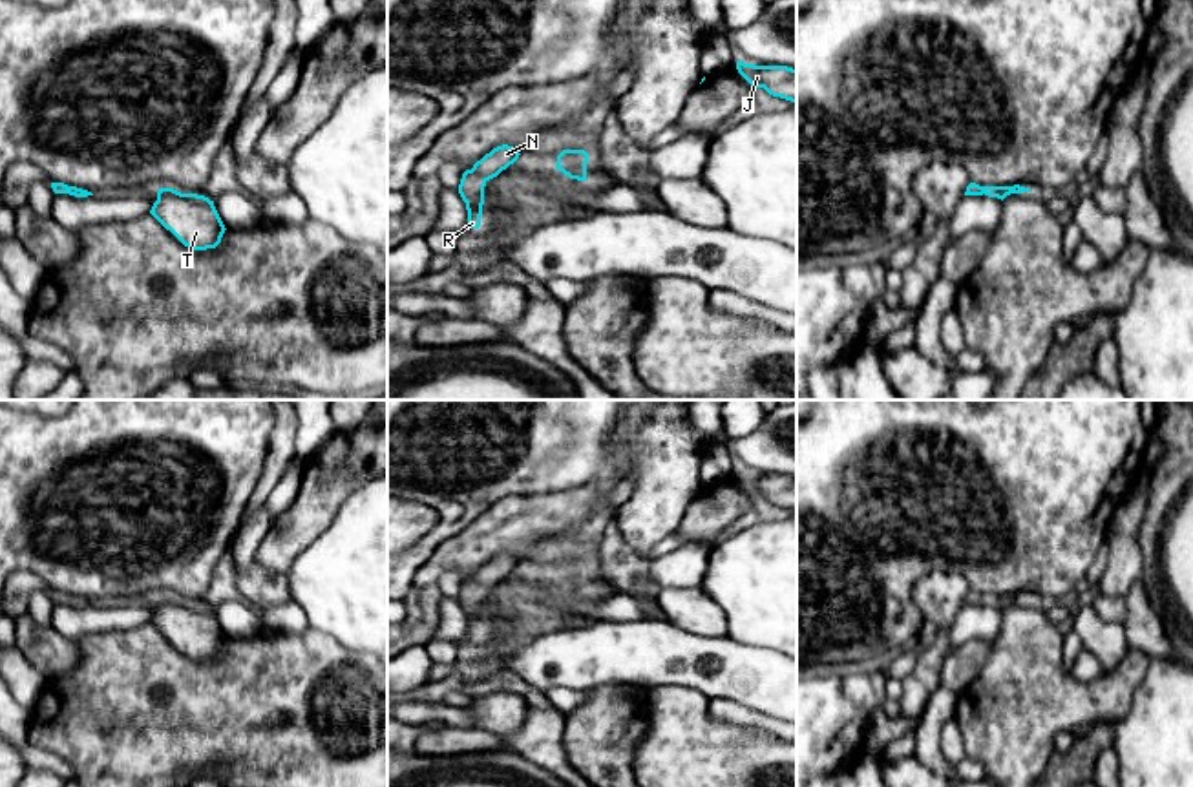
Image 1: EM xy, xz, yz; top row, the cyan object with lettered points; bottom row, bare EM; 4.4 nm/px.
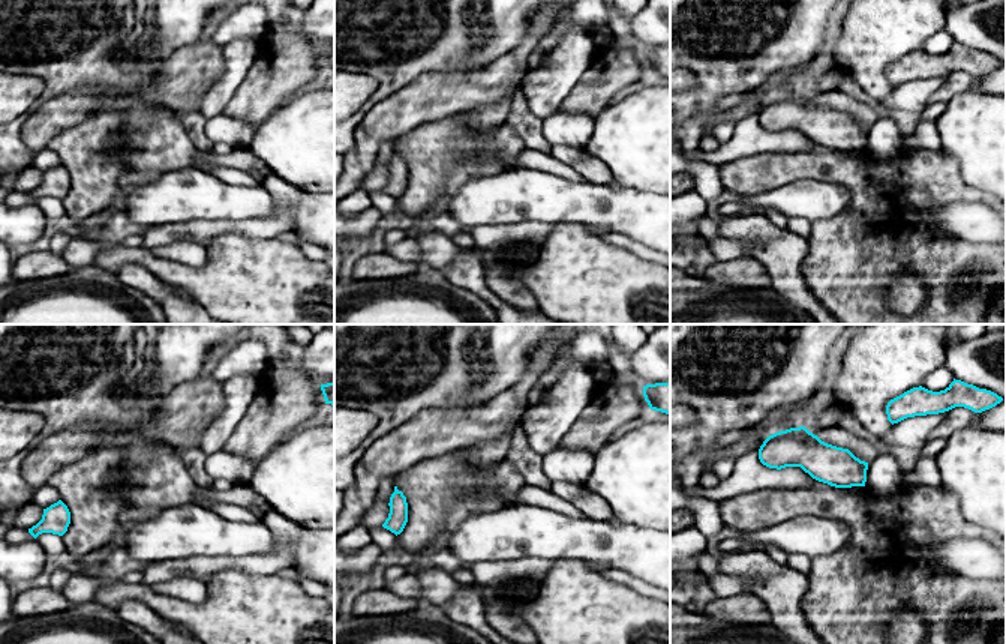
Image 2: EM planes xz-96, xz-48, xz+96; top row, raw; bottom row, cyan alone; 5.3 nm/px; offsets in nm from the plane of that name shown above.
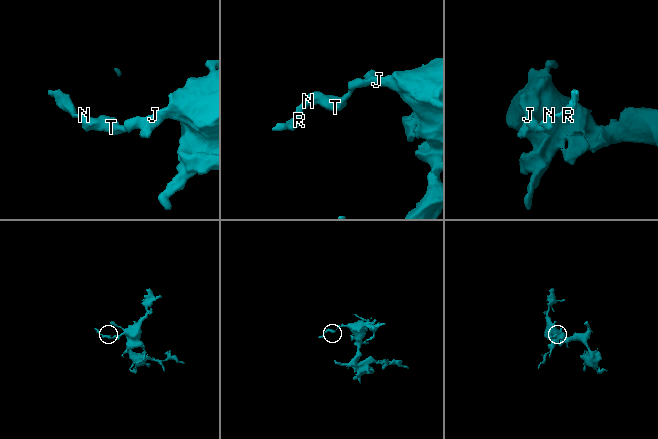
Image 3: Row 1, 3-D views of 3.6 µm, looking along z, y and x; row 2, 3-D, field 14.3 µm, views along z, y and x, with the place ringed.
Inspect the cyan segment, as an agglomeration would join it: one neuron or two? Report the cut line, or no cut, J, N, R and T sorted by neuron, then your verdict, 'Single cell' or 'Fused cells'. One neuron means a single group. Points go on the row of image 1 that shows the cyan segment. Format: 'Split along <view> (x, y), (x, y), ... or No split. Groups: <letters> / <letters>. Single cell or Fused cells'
No split. Groups: J N R T. Single cell

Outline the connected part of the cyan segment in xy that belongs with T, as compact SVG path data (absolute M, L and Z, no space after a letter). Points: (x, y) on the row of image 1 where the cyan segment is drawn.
M159 188L150 214L192 250L216 248L227 230L214 201L174 188Z

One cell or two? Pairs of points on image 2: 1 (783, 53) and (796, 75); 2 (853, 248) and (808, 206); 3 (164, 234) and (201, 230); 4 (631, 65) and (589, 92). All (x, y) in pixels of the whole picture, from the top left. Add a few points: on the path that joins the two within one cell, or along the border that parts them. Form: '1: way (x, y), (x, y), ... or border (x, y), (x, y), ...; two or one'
1: border (808, 63), (781, 68), (762, 84); two
2: border (850, 197), (850, 203), (840, 213), (811, 222); two
3: way (173, 231), (192, 230); one
4: way (621, 65), (600, 83); one

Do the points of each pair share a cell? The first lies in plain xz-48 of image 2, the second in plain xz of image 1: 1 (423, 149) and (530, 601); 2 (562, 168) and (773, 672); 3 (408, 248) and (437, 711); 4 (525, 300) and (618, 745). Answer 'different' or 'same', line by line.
1: same
2: different
3: same
4: same

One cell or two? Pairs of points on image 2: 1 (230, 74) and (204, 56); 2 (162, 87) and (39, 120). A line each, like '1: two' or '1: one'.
1: two
2: one

